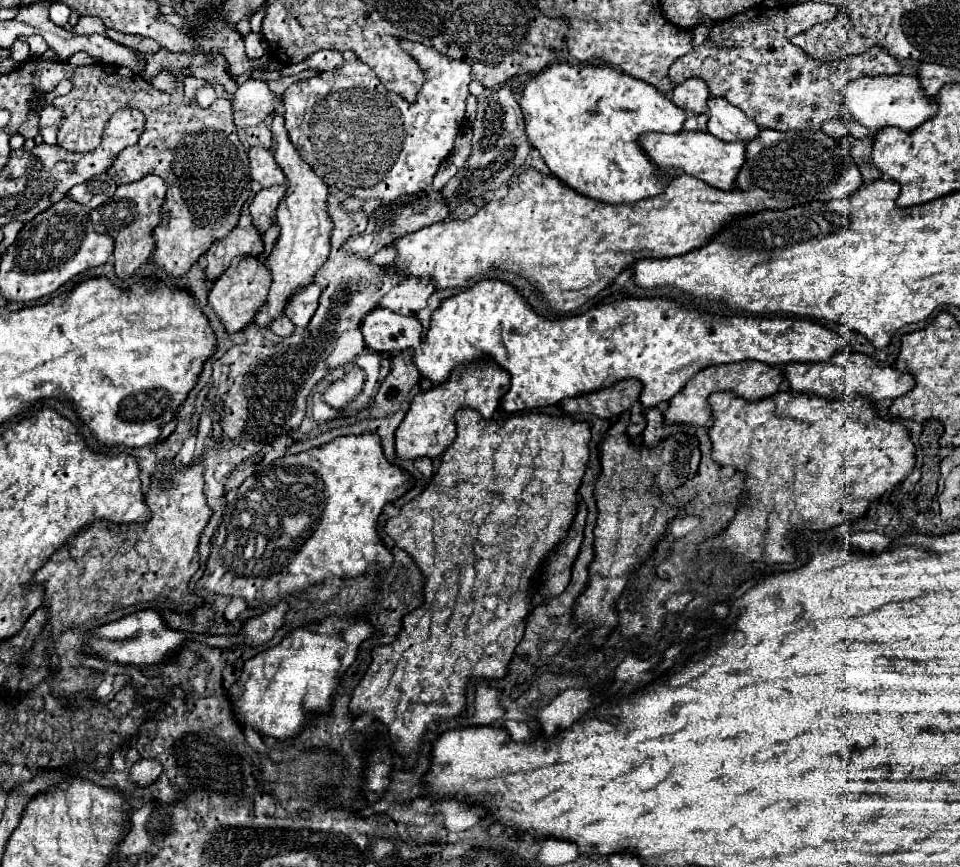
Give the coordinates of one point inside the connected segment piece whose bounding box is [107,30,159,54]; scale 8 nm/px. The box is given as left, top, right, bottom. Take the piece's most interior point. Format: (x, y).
(144, 45)

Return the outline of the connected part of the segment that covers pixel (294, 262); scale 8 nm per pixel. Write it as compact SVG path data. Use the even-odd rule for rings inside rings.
M275 106L275 112L271 114L271 130L277 142L275 160L281 166L285 178L287 178L287 192L283 202L277 206L277 224L281 228L281 236L275 244L275 250L267 258L267 266L273 274L273 284L267 294L267 304L259 310L255 316L255 326L267 328L275 318L279 318L287 306L287 300L301 288L313 282L317 270L325 264L329 258L329 238L333 232L333 222L329 216L329 190L327 184L299 158L299 152L295 152L295 146L291 146L291 140L287 138L287 130L283 126L283 108Z

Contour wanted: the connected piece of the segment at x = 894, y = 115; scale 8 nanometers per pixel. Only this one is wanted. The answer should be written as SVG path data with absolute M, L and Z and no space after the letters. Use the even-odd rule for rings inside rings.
M877 76L877 78L857 78L847 82L839 90L839 96L849 106L853 118L869 130L881 130L885 126L897 126L905 132L915 130L927 118L931 118L937 110L935 102L925 98L923 88L915 76Z

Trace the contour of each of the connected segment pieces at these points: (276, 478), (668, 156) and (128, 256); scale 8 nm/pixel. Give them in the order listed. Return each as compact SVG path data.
M361 434L361 436L339 436L319 448L311 448L309 452L301 452L301 454L287 454L283 458L277 458L273 462L269 462L267 466L259 468L257 472L253 472L237 490L237 496L233 502L229 502L223 510L223 518L221 518L221 524L217 526L213 538L211 538L211 556L207 560L207 568L205 568L205 574L203 578L199 580L199 586L211 590L211 592L217 592L217 594L223 594L223 596L241 596L243 600L247 602L269 602L269 600L275 600L277 596L283 596L283 594L289 594L289 592L295 592L295 590L303 590L303 588L309 588L313 584L319 584L323 582L325 578L329 576L337 576L337 578L347 578L347 576L359 576L359 574L365 574L369 564L371 562L377 562L377 556L383 548L383 556L381 560L393 560L391 554L387 552L387 548L383 546L379 534L377 534L377 518L383 510L383 506L391 500L397 500L401 498L409 488L413 488L415 480L409 472L405 472L403 468L391 464L385 454L383 454L383 448L381 448L381 440L377 434Z
M681 130L677 134L643 134L639 136L639 146L659 170L681 170L721 190L731 190L735 186L737 172L745 158L743 142L723 142L709 132Z
M149 174L137 182L117 186L115 194L101 204L99 208L91 210L91 222L99 234L109 234L115 240L115 272L121 280L127 280L141 264L149 260L155 250L153 230L161 220L161 204L165 200L165 182Z

